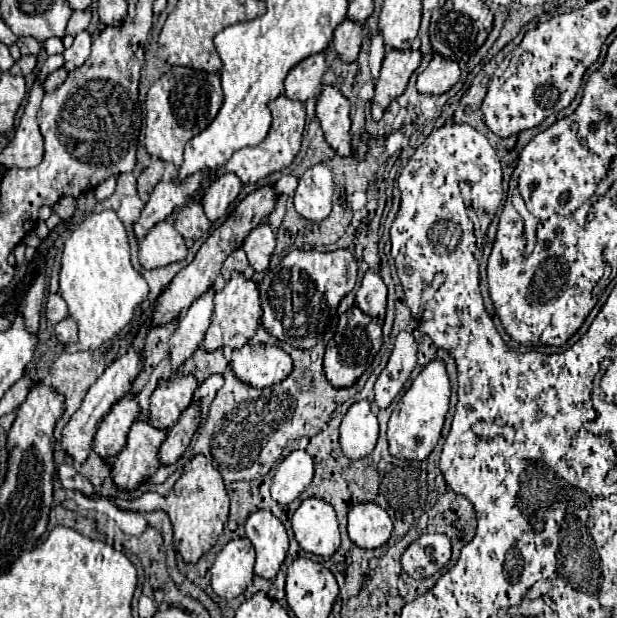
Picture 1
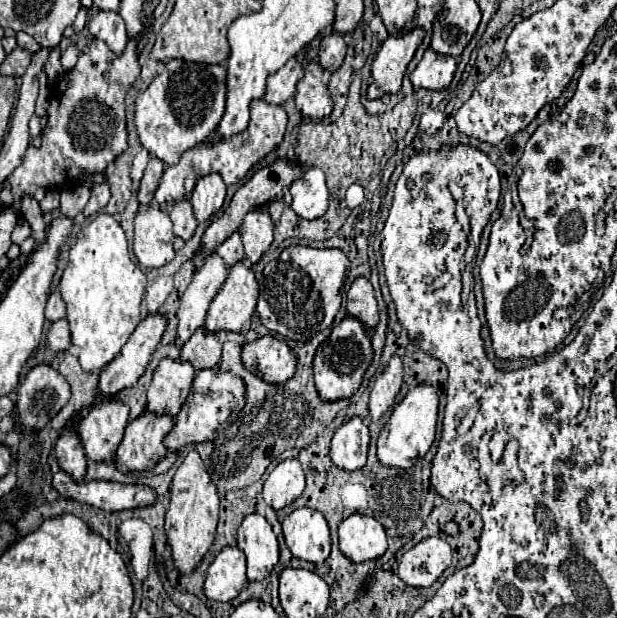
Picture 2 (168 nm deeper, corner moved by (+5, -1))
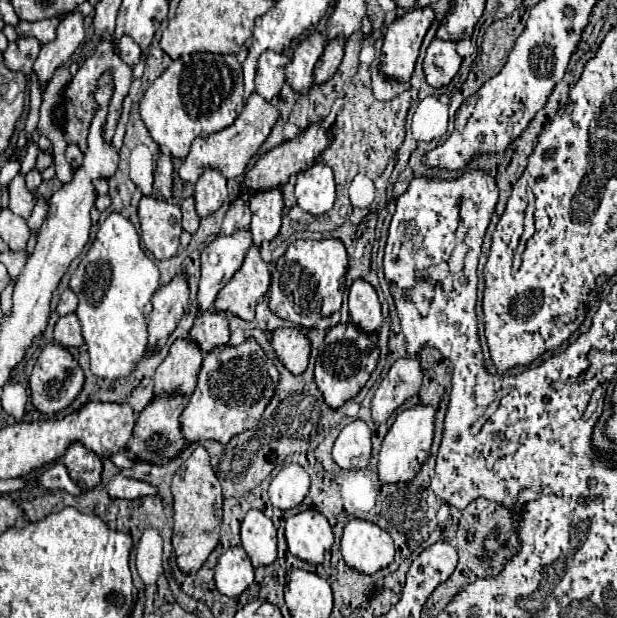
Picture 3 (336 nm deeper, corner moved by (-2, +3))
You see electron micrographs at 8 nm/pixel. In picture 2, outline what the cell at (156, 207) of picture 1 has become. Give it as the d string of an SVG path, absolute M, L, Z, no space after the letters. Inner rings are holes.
M254 99L250 103L250 123L244 131L228 137L228 139L218 139L214 143L200 143L192 149L188 149L178 165L166 167L164 177L160 179L158 191L154 201L158 203L170 203L170 201L182 201L186 195L192 193L196 181L208 173L218 173L226 185L238 183L246 171L252 169L266 153L270 153L276 145L280 145L284 131L286 131L286 111L280 105L268 105L264 99Z

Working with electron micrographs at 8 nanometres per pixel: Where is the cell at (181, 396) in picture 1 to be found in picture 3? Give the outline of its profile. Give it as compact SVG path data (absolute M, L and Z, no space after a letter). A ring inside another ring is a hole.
M177 339L167 359L159 365L155 373L155 395L173 397L173 395L191 395L197 385L197 373L201 369L203 353L193 341Z

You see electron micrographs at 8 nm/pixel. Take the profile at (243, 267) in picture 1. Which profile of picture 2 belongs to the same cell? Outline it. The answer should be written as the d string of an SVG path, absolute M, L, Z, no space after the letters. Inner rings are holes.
M234 231L226 241L222 241L216 247L216 253L220 253L220 257L224 257L226 265L232 267L234 263L244 259L244 247L242 247L242 237L238 231Z

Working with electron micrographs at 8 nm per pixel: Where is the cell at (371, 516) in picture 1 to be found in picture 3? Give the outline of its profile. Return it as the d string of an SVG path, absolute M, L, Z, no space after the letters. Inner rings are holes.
M351 519L343 529L341 553L349 567L361 573L375 573L393 561L395 547L391 535L379 525Z

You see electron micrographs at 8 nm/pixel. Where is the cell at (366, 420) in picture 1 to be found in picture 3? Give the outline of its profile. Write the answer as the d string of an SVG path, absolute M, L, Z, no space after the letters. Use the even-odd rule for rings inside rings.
M351 421L339 433L333 445L333 459L341 469L363 469L371 457L373 431L365 421Z

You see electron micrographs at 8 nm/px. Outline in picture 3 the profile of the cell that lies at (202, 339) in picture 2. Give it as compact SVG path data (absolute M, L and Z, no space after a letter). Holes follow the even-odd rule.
M199 313L193 329L189 331L189 339L199 345L201 351L209 353L219 345L227 345L229 341L229 323L225 313Z

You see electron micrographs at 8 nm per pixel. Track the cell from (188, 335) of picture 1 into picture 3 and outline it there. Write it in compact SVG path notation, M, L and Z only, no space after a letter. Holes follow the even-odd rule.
M237 231L229 237L217 237L211 245L203 249L199 293L197 293L197 305L201 313L209 311L217 293L237 273L251 243L253 241L249 231Z

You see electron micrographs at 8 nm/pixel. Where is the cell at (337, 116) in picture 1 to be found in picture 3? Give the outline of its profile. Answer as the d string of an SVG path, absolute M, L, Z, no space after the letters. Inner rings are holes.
M319 33L309 35L305 41L301 41L295 51L291 65L285 67L287 73L287 83L293 87L295 93L309 93L309 89L315 85L313 81L313 67L317 59L321 57L325 49L325 39Z

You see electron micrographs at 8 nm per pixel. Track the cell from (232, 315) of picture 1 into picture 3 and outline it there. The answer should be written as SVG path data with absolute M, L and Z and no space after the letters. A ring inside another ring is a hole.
M253 245L241 269L233 275L233 279L219 291L215 299L215 311L231 313L245 321L255 319L255 305L269 291L269 267L259 255L259 249Z

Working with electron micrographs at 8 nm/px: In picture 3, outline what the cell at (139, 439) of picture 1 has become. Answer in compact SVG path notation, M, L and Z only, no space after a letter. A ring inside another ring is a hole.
M155 397L137 417L135 421L135 429L133 429L133 441L129 445L129 451L135 455L135 459L139 461L147 461L147 463L161 463L165 459L173 459L177 457L183 447L187 445L185 437L181 435L179 429L179 415L183 413L185 405L187 405L187 397Z

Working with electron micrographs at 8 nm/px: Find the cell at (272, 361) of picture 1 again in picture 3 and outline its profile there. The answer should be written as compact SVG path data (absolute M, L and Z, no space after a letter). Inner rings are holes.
M275 329L271 345L279 361L293 375L299 375L307 369L311 349L309 349L309 339L299 329Z

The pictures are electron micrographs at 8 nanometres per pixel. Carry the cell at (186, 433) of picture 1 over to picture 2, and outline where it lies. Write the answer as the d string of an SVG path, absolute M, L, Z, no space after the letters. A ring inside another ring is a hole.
M200 369L200 371L196 371L196 379L192 383L190 395L188 395L186 403L182 405L180 413L176 415L174 429L166 435L164 445L170 451L178 451L190 443L212 441L216 431L230 417L236 419L244 405L246 405L246 383L236 373L220 371L220 369Z

